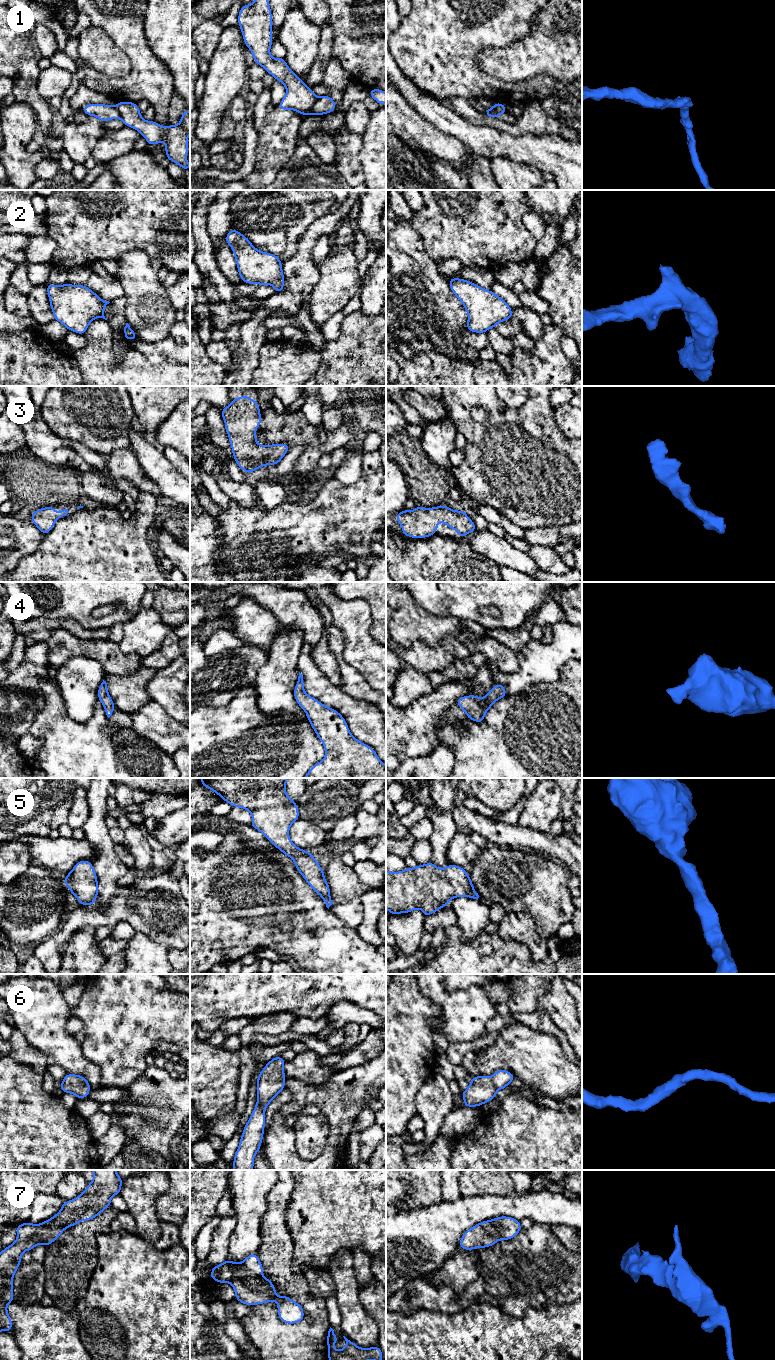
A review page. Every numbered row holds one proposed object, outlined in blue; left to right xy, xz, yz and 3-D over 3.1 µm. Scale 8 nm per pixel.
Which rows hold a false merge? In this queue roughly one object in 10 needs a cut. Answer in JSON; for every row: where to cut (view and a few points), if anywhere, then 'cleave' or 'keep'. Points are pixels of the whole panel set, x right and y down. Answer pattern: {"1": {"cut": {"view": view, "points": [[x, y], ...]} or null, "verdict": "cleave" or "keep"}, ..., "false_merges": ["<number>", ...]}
{"1": {"cut": {"view": "xz", "points": [[317, 98], [313, 105], [313, 113]]}, "verdict": "cleave"}, "2": {"cut": null, "verdict": "keep"}, "3": {"cut": null, "verdict": "keep"}, "4": {"cut": null, "verdict": "keep"}, "5": {"cut": null, "verdict": "keep"}, "6": {"cut": null, "verdict": "keep"}, "7": {"cut": null, "verdict": "keep"}, "false_merges": ["1"]}

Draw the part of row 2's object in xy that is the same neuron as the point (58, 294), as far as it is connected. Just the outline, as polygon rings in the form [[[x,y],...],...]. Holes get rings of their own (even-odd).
[[[48,284],[46,288],[54,319],[69,331],[84,335],[94,319],[107,320],[104,309],[110,302],[102,300],[86,285]]]

